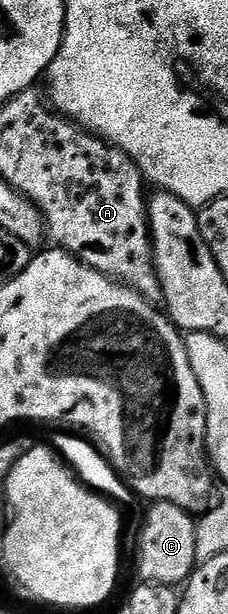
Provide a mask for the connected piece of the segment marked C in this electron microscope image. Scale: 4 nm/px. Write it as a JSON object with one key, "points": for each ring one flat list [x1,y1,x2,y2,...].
{"points":[[153,502,144,519,144,528,140,531,140,556,136,567,140,570,140,579,145,583,161,583,167,587,176,587,188,582,192,572,198,566,196,557,196,524,191,511,182,509,173,503]]}

